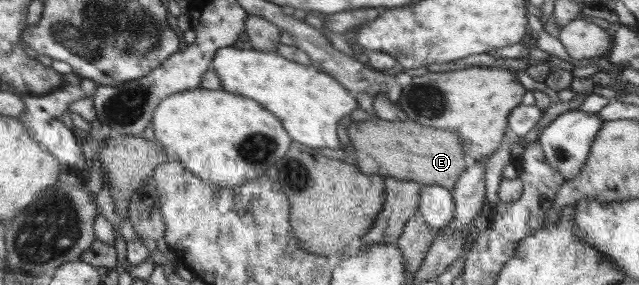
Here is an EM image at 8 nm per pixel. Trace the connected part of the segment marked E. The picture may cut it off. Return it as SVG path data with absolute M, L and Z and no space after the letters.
M377 118L365 122L352 122L347 128L357 159L357 168L363 174L383 175L399 181L415 181L422 187L439 185L452 190L457 179L469 165L468 158L462 150L462 137L457 131L421 127L413 121L391 123Z

